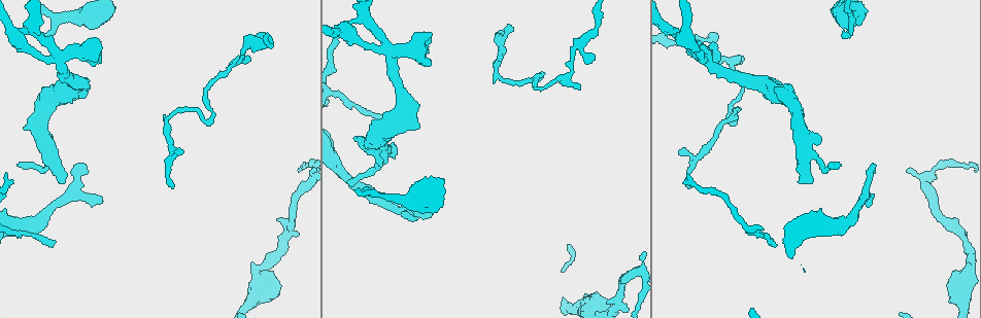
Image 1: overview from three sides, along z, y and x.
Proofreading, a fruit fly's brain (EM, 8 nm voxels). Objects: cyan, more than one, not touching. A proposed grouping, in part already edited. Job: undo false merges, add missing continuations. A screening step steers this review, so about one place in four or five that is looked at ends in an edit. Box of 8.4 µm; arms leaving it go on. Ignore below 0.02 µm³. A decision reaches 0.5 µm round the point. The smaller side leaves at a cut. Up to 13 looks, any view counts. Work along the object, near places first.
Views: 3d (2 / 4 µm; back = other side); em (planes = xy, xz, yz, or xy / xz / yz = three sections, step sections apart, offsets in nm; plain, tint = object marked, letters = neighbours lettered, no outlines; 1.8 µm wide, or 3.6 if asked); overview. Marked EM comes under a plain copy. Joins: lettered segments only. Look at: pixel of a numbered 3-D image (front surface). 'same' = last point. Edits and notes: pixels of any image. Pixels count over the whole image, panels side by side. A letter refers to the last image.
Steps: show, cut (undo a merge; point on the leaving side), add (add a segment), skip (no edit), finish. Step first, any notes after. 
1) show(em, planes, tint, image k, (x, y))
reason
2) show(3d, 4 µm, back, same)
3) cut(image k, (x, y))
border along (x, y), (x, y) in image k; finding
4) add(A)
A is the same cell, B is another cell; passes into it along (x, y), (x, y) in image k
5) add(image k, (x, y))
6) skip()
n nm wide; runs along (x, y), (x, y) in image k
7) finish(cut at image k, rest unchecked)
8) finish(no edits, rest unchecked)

show(3d, 2 µm, image 1, (176, 154))
free end

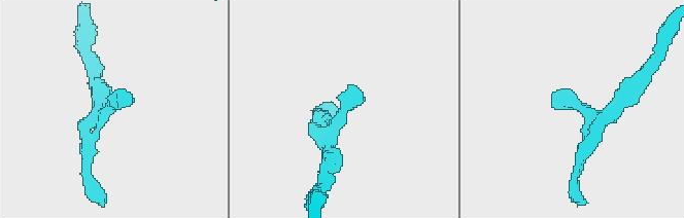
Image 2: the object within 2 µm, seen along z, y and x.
show(em, planes, letters, image 2, (555, 107))

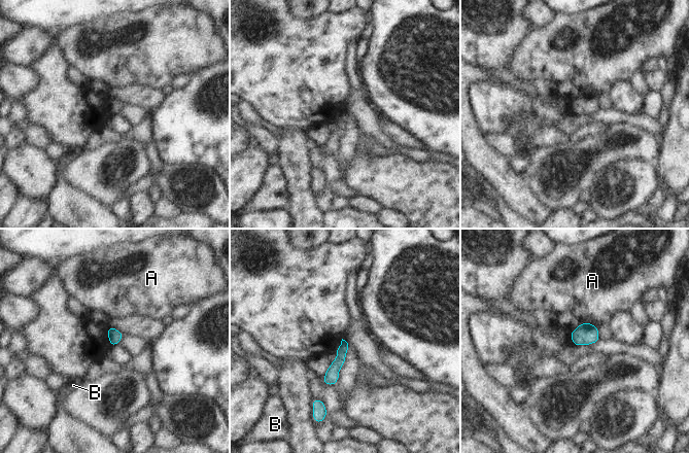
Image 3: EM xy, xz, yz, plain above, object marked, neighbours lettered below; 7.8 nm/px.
skip()
90 nm wide; A and B are other cells; border along (582, 320), (593, 323), (596, 326) in image 3; none of them fits

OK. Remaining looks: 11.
show(3d, 4 µm, back, image 1, (777, 245))
an open end

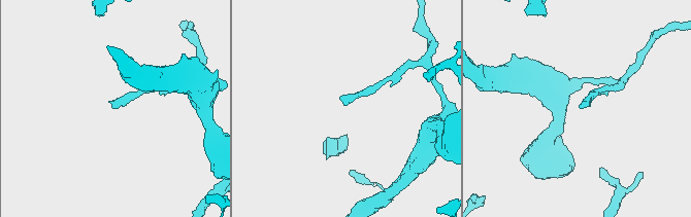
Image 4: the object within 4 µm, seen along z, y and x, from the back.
show(em, planes, letters, image 4, (343, 104))
need the tissue

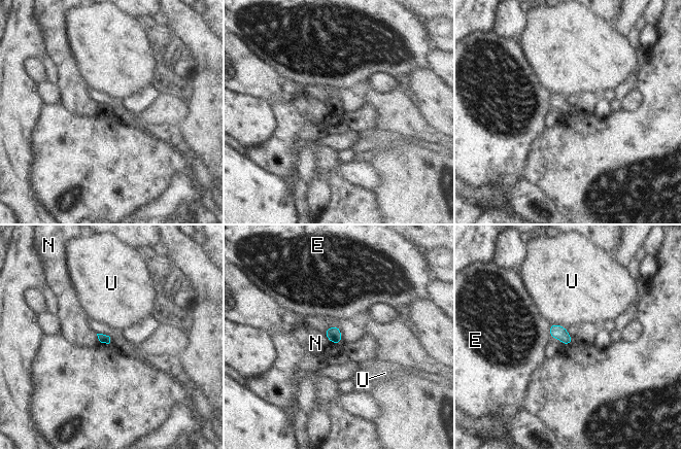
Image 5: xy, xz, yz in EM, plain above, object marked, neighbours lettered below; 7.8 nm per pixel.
skip()
E, N and U are other cells; border along (324, 333), (331, 342) in image 5; no lettered segment goes on from it

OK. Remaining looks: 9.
show(em, planes, letters, image 1, (389, 51))
four-way junction

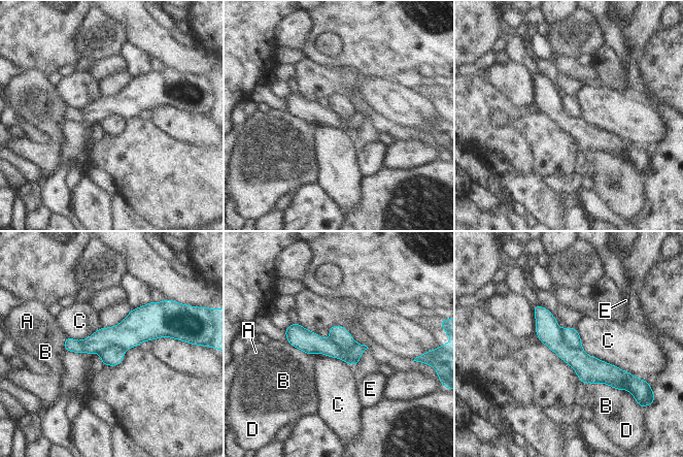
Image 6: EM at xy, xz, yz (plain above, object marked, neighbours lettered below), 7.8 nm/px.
cut(image 6, (588, 368))
220 nm wide; A, B, C, D and E are other cells; the part that leaves runs along (536, 307), (570, 356), (622, 379) in image 6; two neurons meet here

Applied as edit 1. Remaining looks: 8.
show(3d, 4 µm, image 1, (845, 32))
tapers out

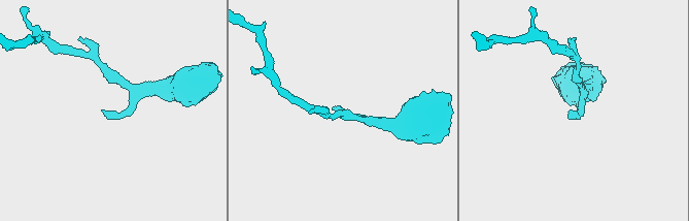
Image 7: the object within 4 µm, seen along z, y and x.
show(em, yz, step 8, tint, image 7, (102, 111))
need the tissue

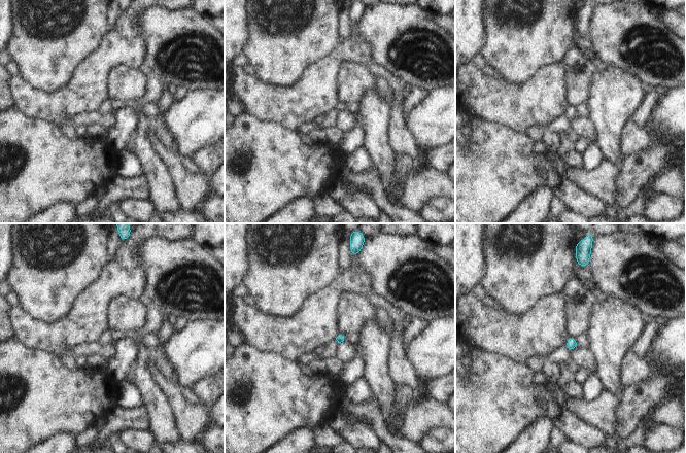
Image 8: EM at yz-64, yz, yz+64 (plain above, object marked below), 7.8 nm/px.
show(em, planes, letters, same)

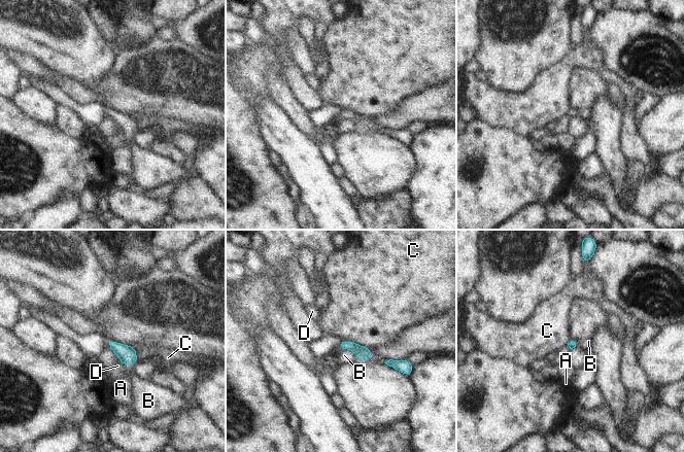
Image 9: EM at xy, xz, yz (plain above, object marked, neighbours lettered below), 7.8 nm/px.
add(A)
A is the same cell, B, C and D are other cells; passes into it along (128, 355), (129, 364), (121, 388) in image 9; it goes on there

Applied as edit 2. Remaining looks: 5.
show(em, xy, step 8, letters, image 1, (432, 215))
branch stops here

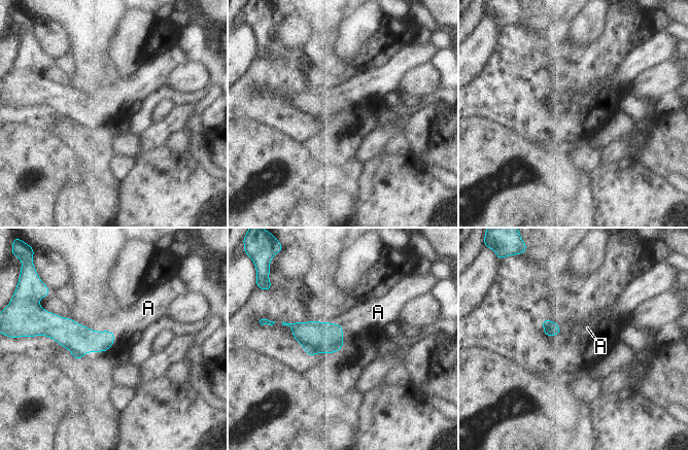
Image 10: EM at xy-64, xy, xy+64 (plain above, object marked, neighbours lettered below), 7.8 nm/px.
show(em, planes, letters, same)
cut it another way

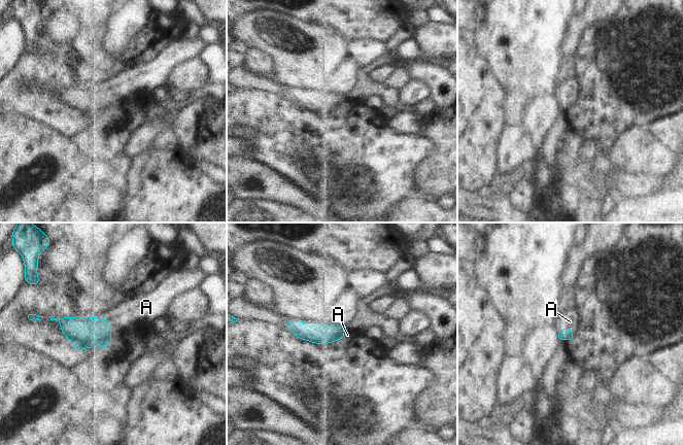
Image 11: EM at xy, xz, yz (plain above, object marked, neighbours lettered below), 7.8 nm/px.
add(A)
A touches over 100 nm; A is the same cell; it goes on there

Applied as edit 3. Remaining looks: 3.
show(em, planes, letters, image 1, (595, 56))
branch stops here

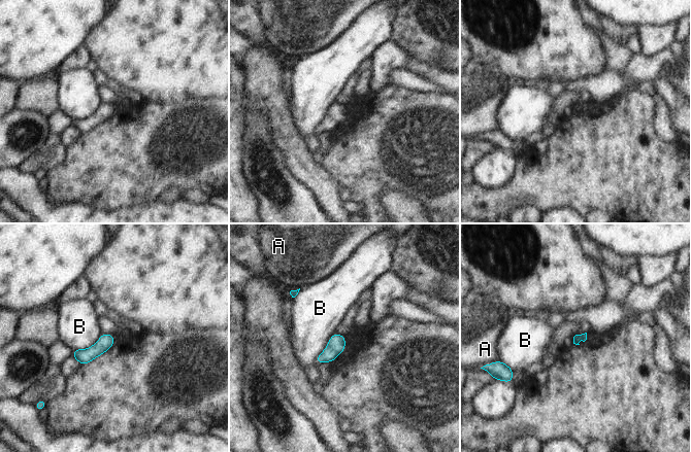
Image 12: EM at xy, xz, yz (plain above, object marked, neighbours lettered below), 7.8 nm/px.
skip()
A and B are other cells; border along (335, 332), (315, 362) in image 12; no lettered segment goes on from it

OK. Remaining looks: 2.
finish(cut at image 6, add at image 9, add at image 11, rest unchecked)

